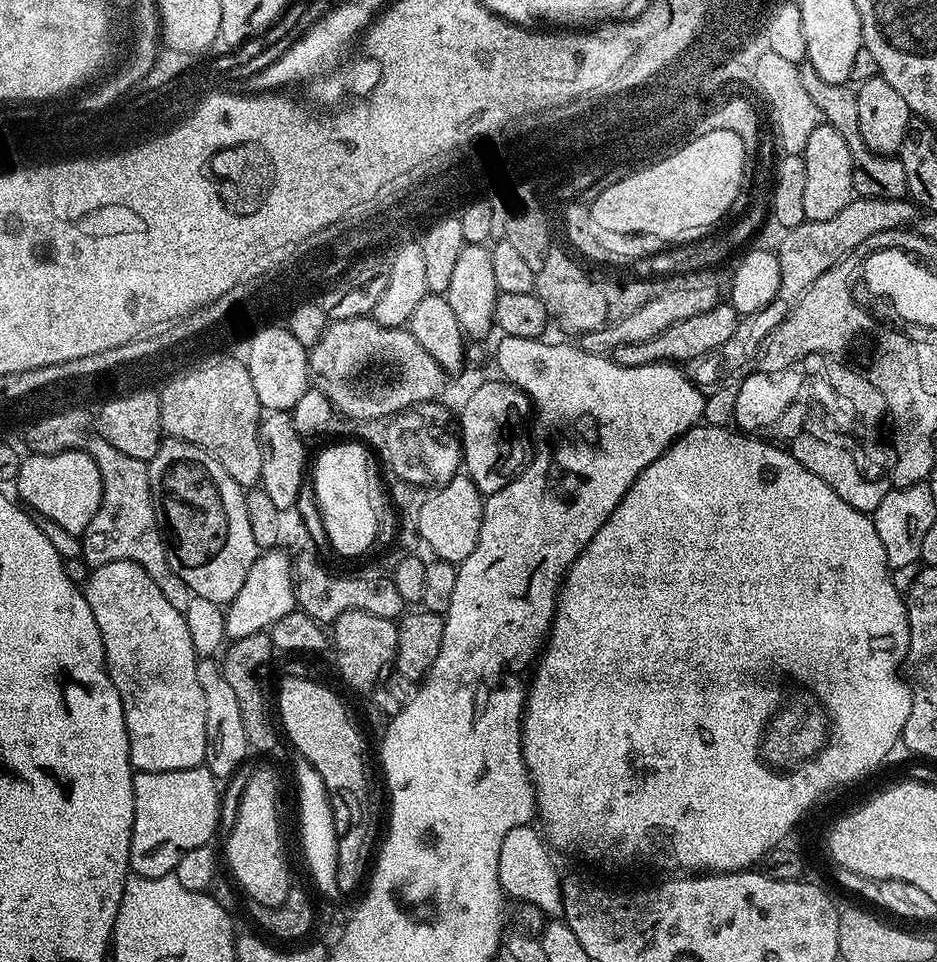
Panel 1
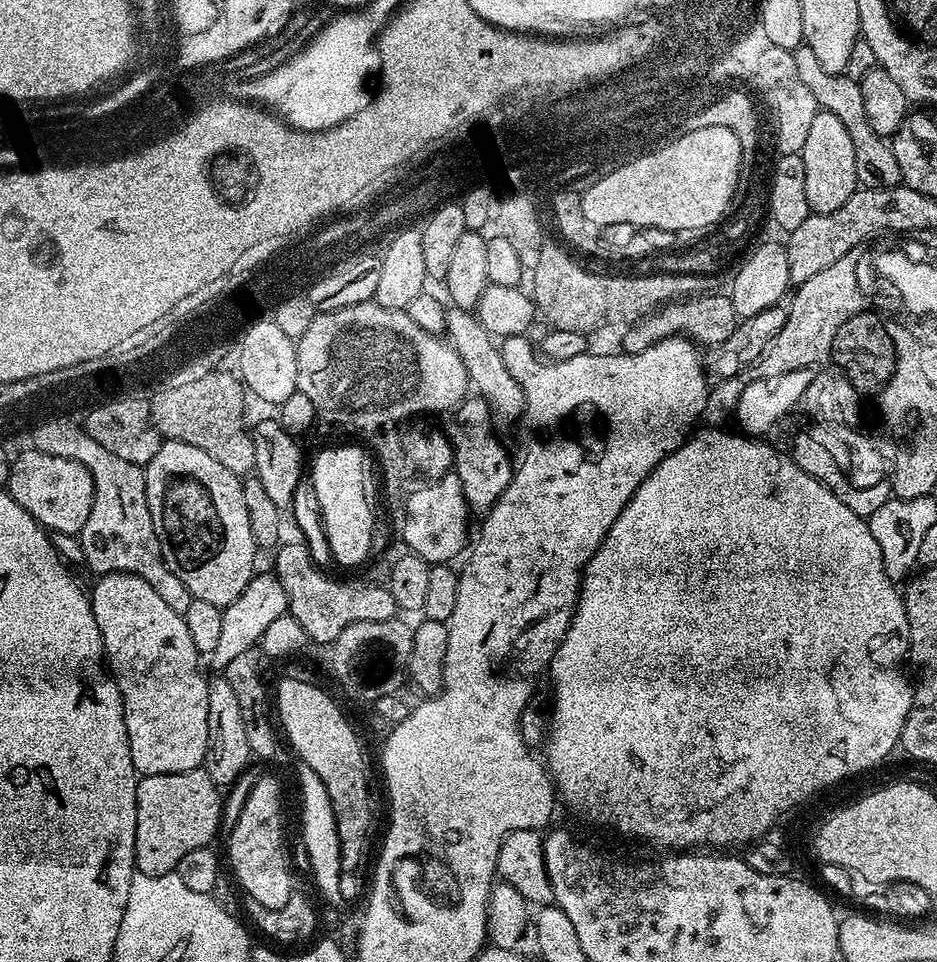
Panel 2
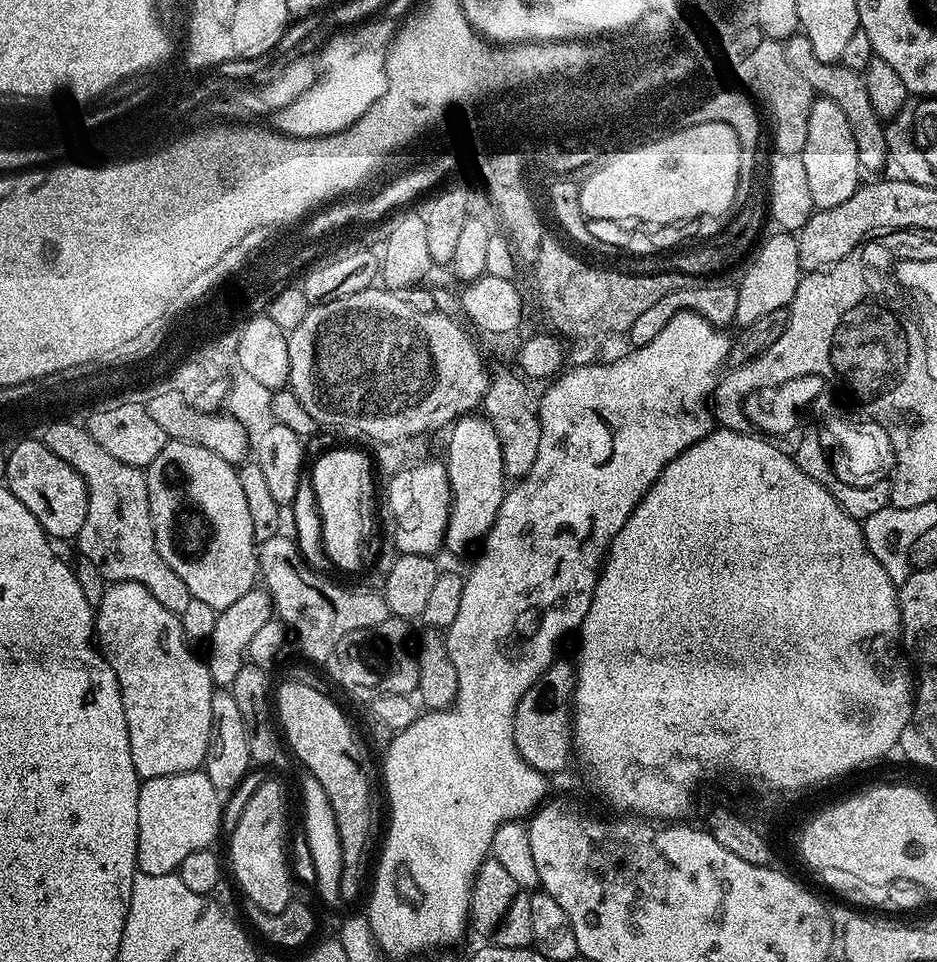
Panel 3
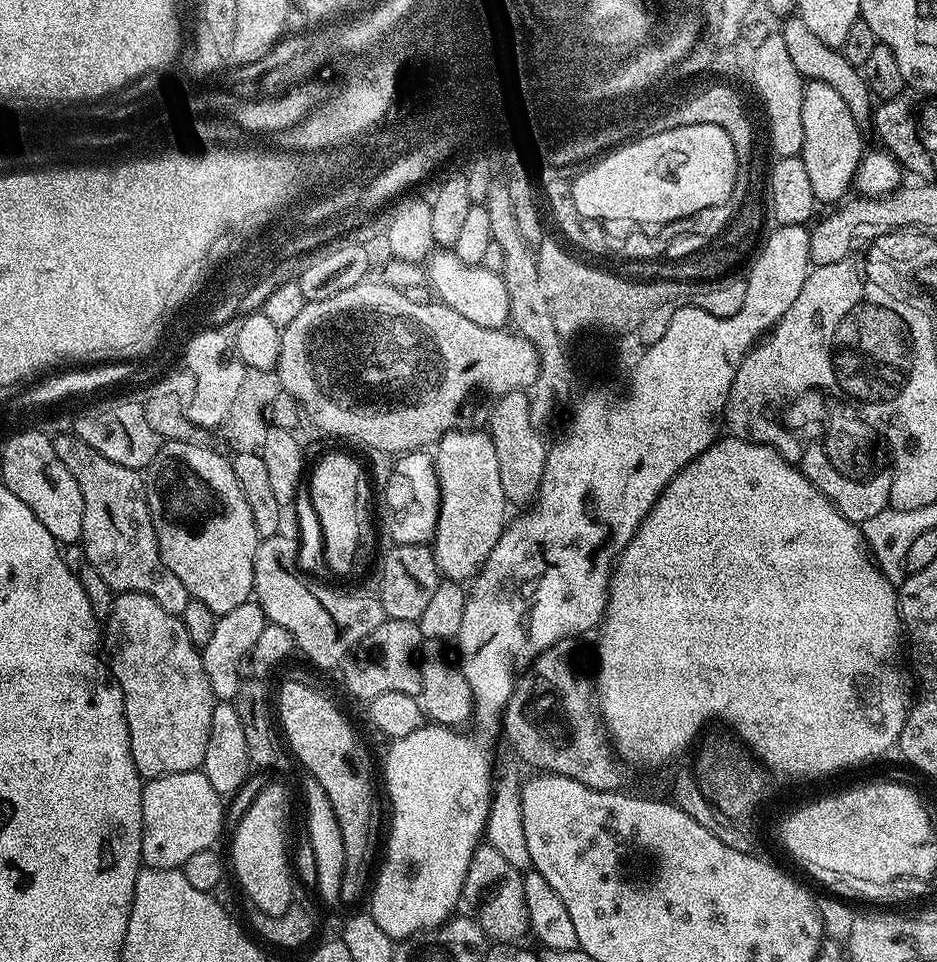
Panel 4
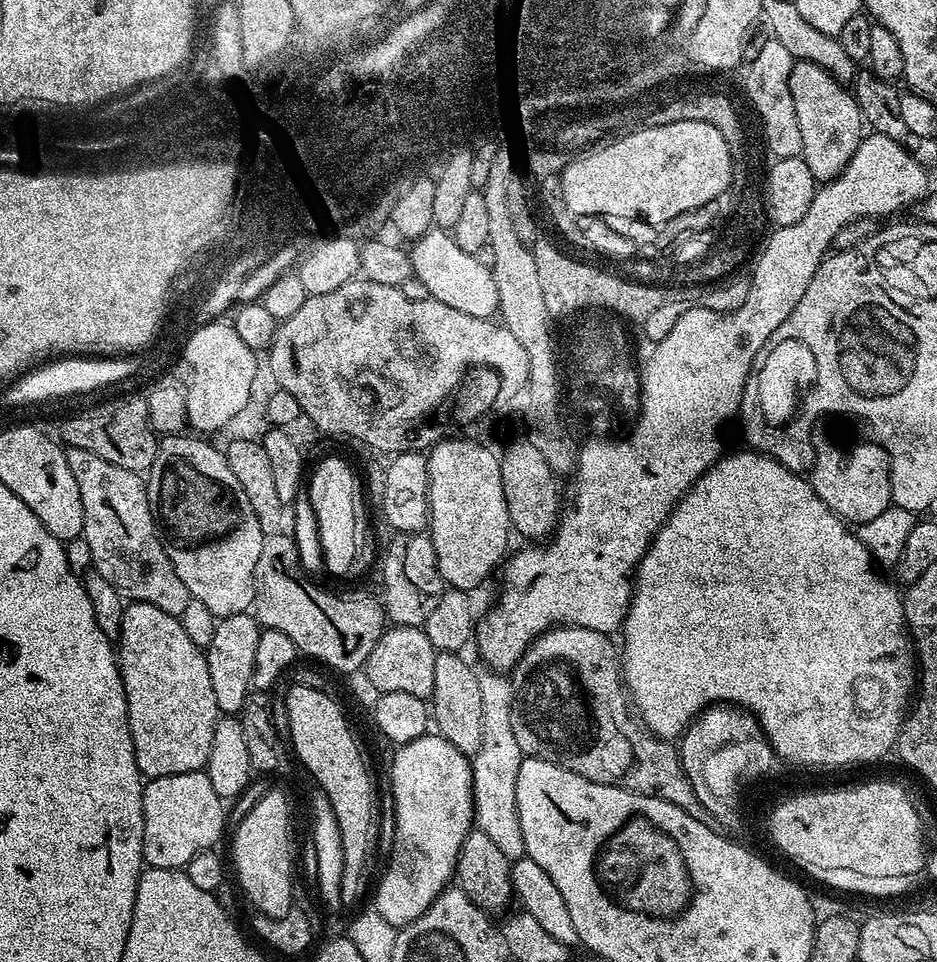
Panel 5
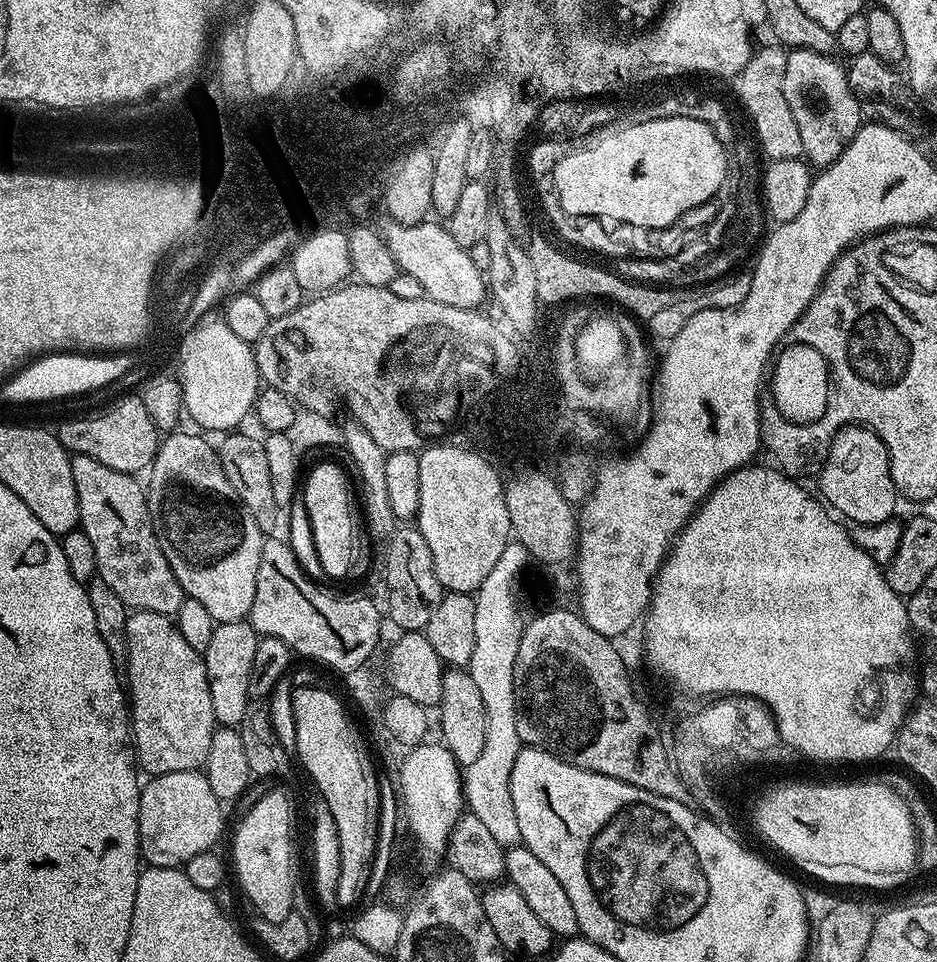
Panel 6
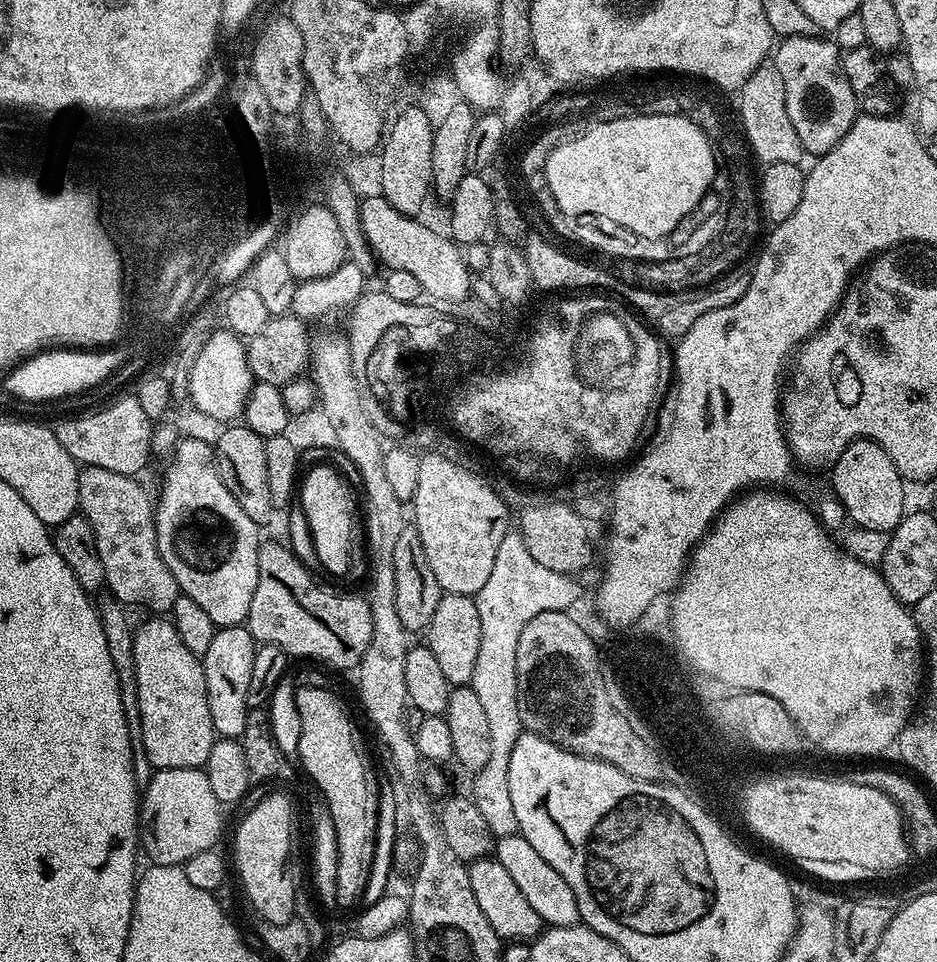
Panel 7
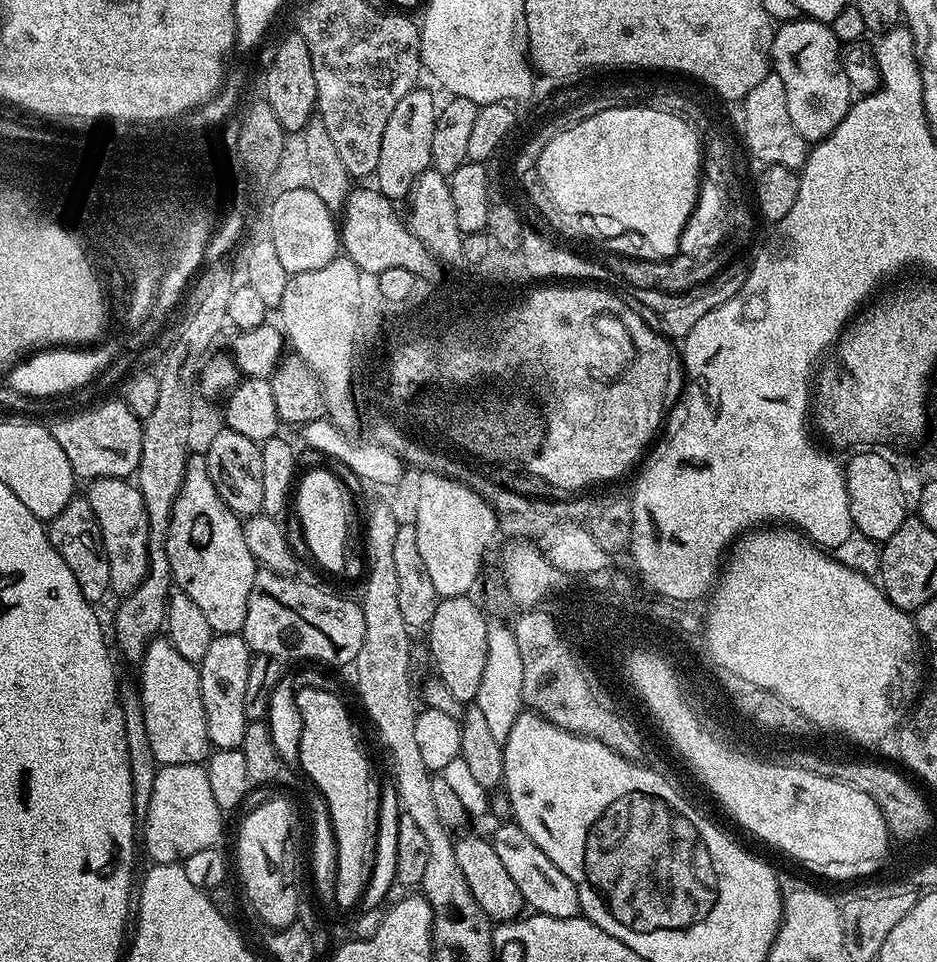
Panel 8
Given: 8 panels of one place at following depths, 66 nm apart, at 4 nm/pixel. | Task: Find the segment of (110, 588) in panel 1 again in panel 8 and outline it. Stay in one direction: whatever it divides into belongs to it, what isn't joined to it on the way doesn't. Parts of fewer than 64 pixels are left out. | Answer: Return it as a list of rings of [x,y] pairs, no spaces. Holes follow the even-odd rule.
[[[157,638],[148,645],[138,668],[138,687],[141,708],[145,712],[147,737],[158,764],[204,764],[210,755],[210,745],[206,710],[202,706],[199,667],[182,658],[167,638]]]

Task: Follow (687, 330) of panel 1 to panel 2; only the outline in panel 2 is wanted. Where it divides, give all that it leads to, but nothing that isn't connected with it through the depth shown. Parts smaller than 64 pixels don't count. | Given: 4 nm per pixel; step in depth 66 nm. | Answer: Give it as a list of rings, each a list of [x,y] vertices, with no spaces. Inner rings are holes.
[[[695,294],[681,299],[679,302],[665,303],[659,310],[635,321],[631,326],[625,327],[619,351],[623,354],[642,354],[642,350],[650,350],[650,346],[681,334],[700,346],[715,346],[726,342],[726,338],[730,338],[730,334],[734,334],[738,323],[734,302],[731,295],[728,294],[724,294],[724,296],[708,295],[712,294]]]

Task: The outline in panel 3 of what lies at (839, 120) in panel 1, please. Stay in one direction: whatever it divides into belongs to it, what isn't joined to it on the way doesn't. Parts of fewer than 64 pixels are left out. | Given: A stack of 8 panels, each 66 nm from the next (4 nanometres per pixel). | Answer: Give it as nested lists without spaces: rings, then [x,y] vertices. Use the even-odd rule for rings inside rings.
[[[802,34],[789,36],[783,41],[783,46],[786,50],[786,58],[790,58],[790,66],[794,66],[794,70],[798,70],[802,78],[806,78],[813,93],[817,97],[835,102],[842,110],[842,114],[846,114],[846,122],[850,122],[850,130],[854,133],[854,146],[858,146],[858,166],[861,173],[868,178],[879,177],[883,173],[880,171],[890,164],[884,133],[885,121],[877,114],[874,105],[870,102],[870,93],[866,91],[863,75],[839,62],[834,64],[822,62],[822,58],[814,54],[814,46],[810,46],[810,38]]]

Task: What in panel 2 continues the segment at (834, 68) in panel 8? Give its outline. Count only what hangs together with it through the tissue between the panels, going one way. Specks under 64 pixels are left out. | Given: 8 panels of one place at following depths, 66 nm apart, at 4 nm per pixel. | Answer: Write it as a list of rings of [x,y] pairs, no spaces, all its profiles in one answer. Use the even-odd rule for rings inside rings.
[[[817,111],[806,137],[806,146],[802,146],[799,154],[806,166],[806,202],[809,213],[830,214],[830,210],[838,210],[838,206],[842,206],[842,202],[846,202],[846,198],[856,192],[858,185],[854,145],[850,142],[846,126],[842,126],[842,121],[834,114]]]

